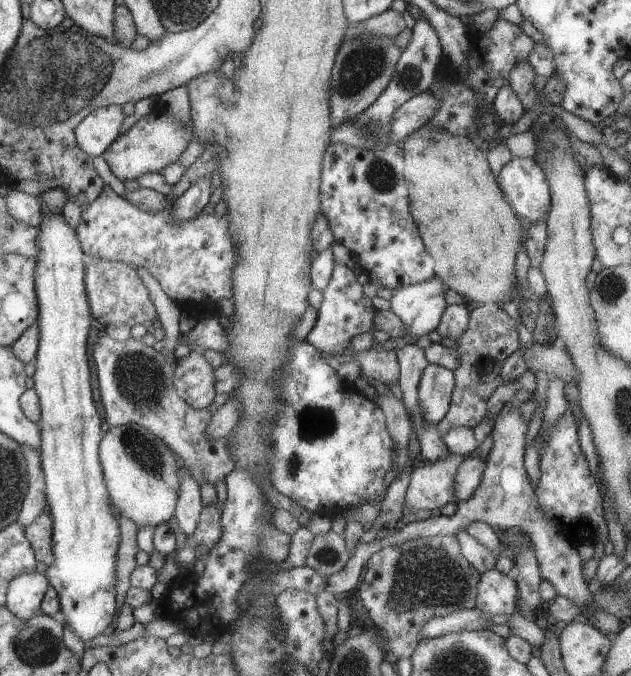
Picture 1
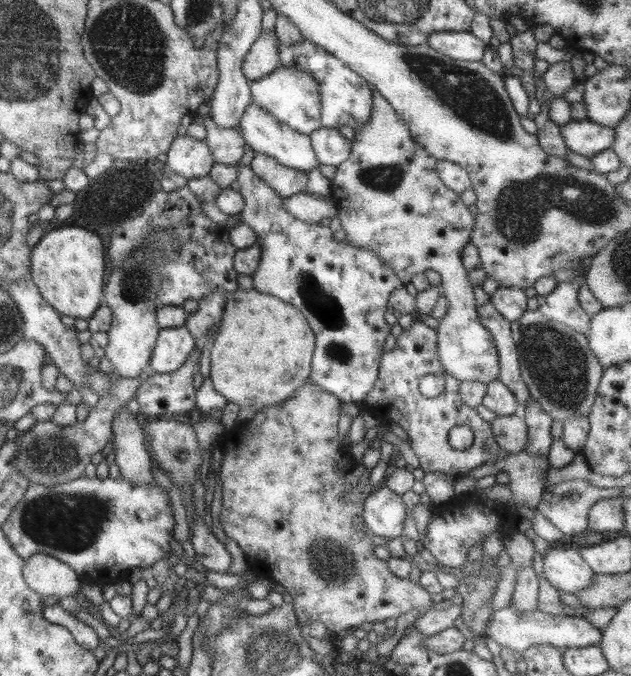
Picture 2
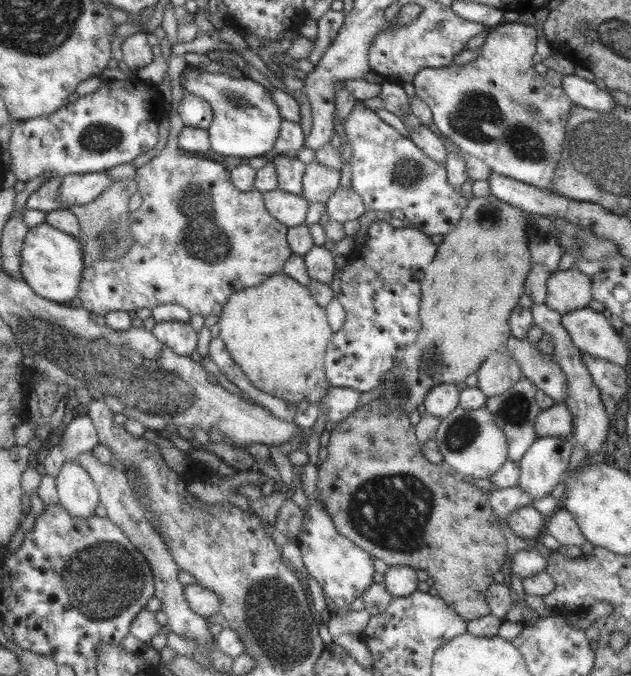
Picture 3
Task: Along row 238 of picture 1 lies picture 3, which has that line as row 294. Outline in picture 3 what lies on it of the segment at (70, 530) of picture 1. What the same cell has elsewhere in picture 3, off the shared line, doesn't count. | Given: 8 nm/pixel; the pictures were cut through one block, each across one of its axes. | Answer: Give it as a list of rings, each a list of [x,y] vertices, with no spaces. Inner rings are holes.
[[[46,222],[28,228],[20,252],[20,278],[37,296],[57,304],[70,304],[70,300],[77,296],[84,269],[81,249],[79,239],[72,234],[49,226]]]

